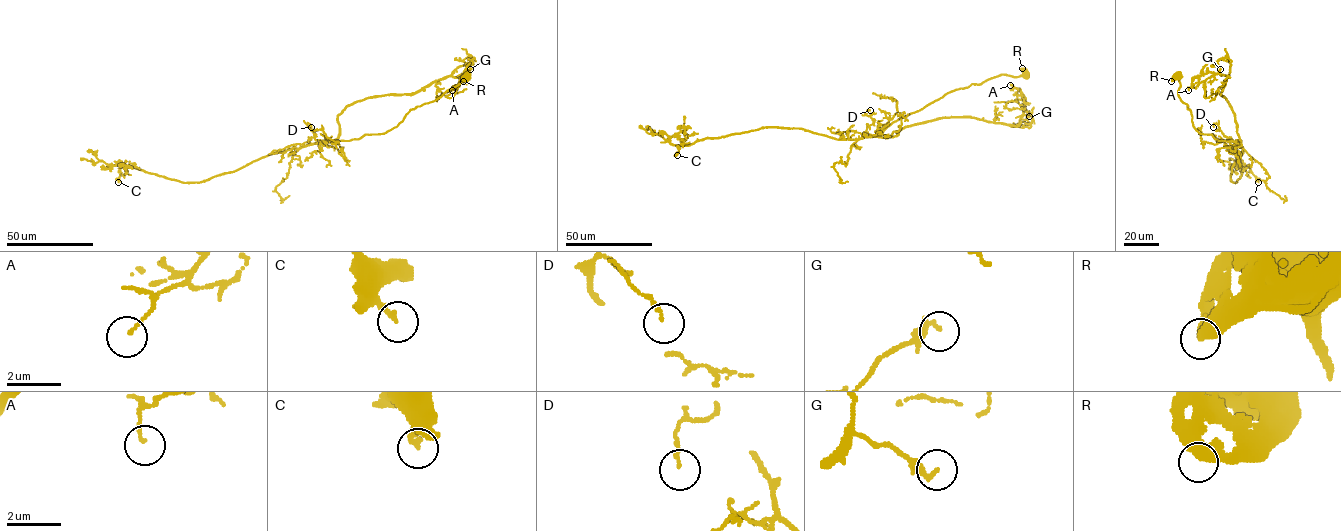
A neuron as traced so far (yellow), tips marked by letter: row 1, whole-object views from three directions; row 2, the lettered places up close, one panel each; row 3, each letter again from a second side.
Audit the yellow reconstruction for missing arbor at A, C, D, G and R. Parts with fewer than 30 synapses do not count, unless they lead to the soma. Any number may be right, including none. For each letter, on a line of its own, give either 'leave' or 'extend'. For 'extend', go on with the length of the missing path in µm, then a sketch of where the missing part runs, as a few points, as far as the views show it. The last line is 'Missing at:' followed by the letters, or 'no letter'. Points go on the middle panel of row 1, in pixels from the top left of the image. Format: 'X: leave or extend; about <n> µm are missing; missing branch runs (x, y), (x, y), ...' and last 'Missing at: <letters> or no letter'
A: leave
C: leave
D: leave
G: leave
R: leave
Missing at: no letter

